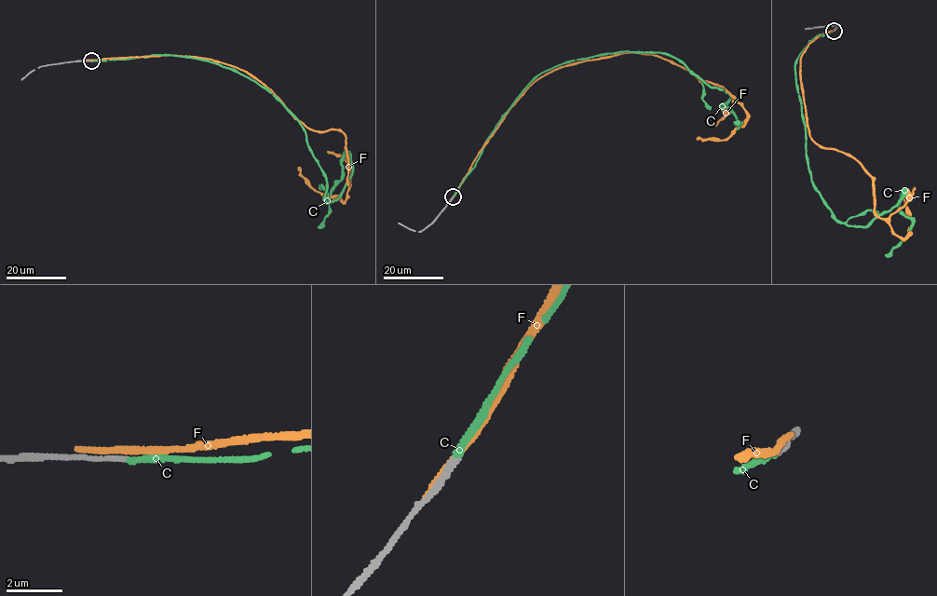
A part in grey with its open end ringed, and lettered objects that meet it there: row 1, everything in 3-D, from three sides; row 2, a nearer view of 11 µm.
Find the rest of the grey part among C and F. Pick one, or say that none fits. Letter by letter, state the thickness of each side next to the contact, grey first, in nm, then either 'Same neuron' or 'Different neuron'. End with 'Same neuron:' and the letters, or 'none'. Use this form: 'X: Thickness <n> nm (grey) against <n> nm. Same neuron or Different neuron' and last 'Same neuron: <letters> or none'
C: Thickness 160 nm (grey) against 180 nm. Different neuron
F: Thickness 220 nm (grey) against 280 nm. Different neuron
Same neuron: none

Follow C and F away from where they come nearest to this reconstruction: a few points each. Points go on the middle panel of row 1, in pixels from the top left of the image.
C: (453, 196), (524, 88), (575, 60), (665, 53), (728, 92), (722, 106), (740, 128), (733, 122)
F: (451, 198), (521, 95), (587, 60), (651, 53), (721, 86), (745, 122), (725, 139), (697, 140)

